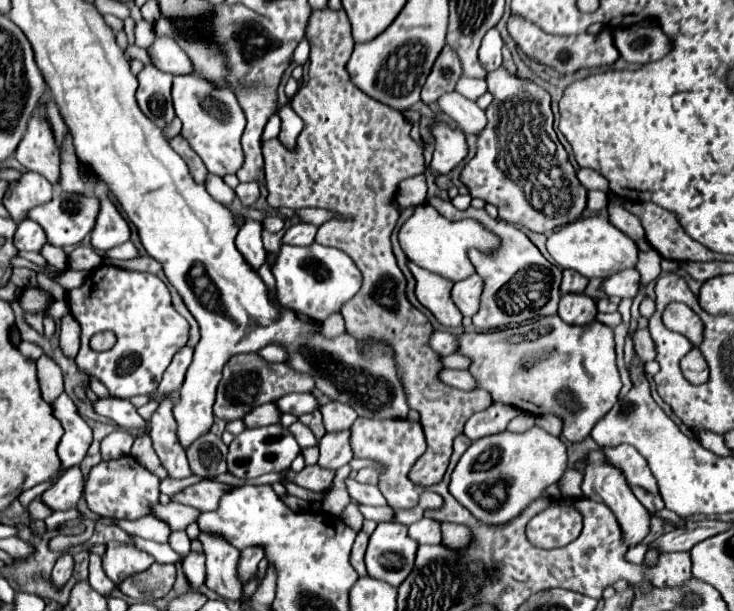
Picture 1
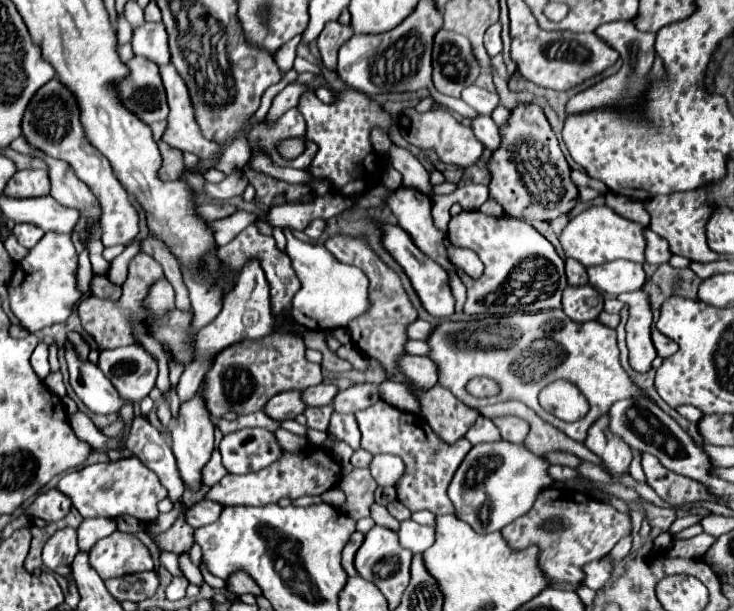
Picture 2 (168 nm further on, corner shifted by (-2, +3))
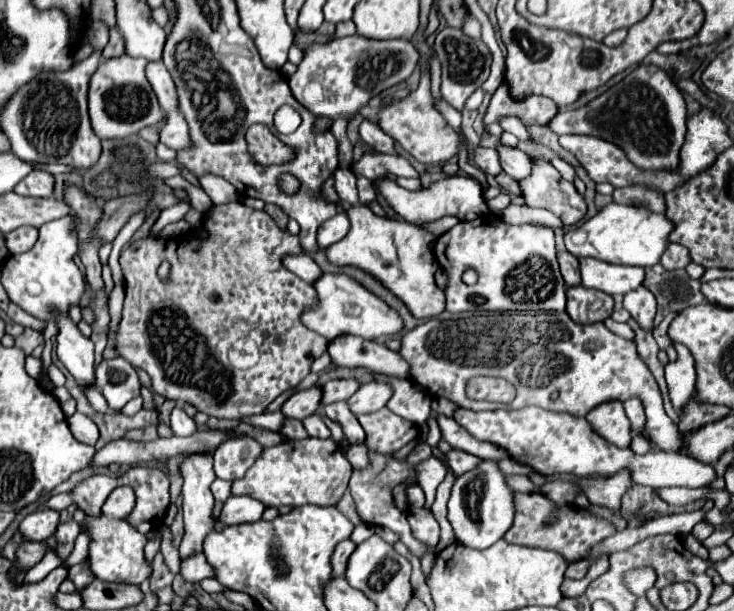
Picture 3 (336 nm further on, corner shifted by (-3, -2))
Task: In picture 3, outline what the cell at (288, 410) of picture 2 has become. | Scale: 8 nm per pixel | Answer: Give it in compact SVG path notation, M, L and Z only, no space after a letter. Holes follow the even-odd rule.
M311 386L309 390L297 392L281 406L281 412L287 418L297 418L297 420L303 420L319 410L321 410L321 386Z

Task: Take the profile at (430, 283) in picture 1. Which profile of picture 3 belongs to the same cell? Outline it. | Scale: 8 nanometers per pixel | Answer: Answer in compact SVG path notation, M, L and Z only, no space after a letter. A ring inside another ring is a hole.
M339 168L335 172L335 188L341 200L351 202L353 208L347 210L351 220L349 234L329 246L325 250L325 256L335 266L355 266L367 274L371 274L375 280L379 280L391 294L395 294L415 318L431 318L445 310L445 294L435 284L435 270L437 262L433 260L433 242L435 236L417 228L409 222L389 220L373 214L369 208L361 206L357 202L357 188L355 188L355 176L349 168Z

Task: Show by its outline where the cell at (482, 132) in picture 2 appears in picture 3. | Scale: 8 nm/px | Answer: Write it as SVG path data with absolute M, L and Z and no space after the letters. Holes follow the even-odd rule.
M499 146L497 148L499 156L501 156L501 166L503 170L513 178L513 180L523 180L531 174L531 158L521 152L519 148L511 148L511 146Z

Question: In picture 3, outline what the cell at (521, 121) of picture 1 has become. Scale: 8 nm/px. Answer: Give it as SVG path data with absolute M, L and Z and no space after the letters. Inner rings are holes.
M533 160L533 174L519 184L529 206L555 212L567 226L577 224L587 214L587 204L573 182L563 180L561 174L543 160Z

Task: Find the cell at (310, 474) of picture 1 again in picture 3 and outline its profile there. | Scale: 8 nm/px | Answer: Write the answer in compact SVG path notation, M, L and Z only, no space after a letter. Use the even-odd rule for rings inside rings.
M285 440L261 452L261 458L257 458L257 462L245 474L245 478L233 482L233 494L249 494L261 500L267 508L303 504L335 506L347 490L351 472L353 468L349 460L345 458L341 446L337 446L337 442L333 440Z

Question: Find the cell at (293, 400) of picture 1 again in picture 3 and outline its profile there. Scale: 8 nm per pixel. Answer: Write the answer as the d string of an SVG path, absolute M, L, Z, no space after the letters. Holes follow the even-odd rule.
M337 378L323 384L323 404L349 400L353 392L359 390L359 382L355 378Z

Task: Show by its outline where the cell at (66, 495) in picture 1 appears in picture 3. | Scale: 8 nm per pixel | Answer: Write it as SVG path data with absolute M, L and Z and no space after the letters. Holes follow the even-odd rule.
M37 508L19 522L19 532L27 542L41 542L55 534L59 524L59 512L51 508Z

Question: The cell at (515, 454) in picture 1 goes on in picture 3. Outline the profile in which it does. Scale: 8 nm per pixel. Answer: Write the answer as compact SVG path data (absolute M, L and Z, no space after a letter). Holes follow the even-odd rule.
M483 460L479 468L455 480L447 508L449 508L447 518L453 526L457 542L475 550L485 550L493 546L497 540L501 540L503 534L513 524L513 514L515 514L513 492L507 488L503 474L499 472L493 460Z

